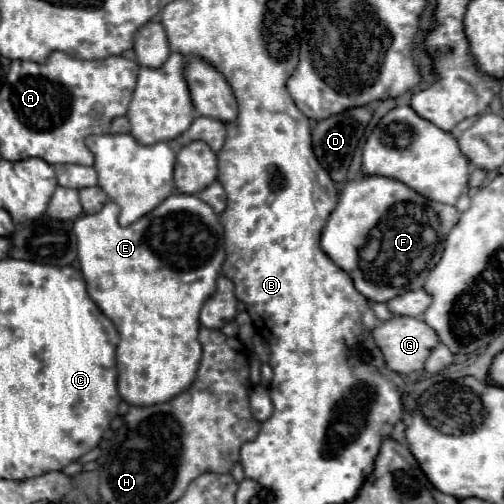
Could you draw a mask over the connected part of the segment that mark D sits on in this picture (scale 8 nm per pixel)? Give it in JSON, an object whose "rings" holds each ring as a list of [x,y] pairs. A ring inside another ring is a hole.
{"rings":[[[364,105],[364,107],[352,107],[352,109],[346,109],[344,113],[332,115],[328,119],[320,119],[316,123],[316,127],[312,129],[312,145],[314,145],[316,159],[330,173],[330,177],[334,181],[344,181],[346,179],[350,161],[352,161],[352,157],[356,153],[356,147],[358,147],[364,131],[366,131],[366,125],[372,119],[372,113],[374,111],[368,105]]]}

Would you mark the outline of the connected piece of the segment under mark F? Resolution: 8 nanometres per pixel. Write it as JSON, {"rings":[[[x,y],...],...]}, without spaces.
{"rings":[[[360,175],[346,181],[336,209],[330,213],[320,245],[350,273],[356,289],[370,301],[390,301],[402,291],[424,285],[444,251],[450,229],[458,223],[458,209],[436,203],[402,181],[382,175]]]}

